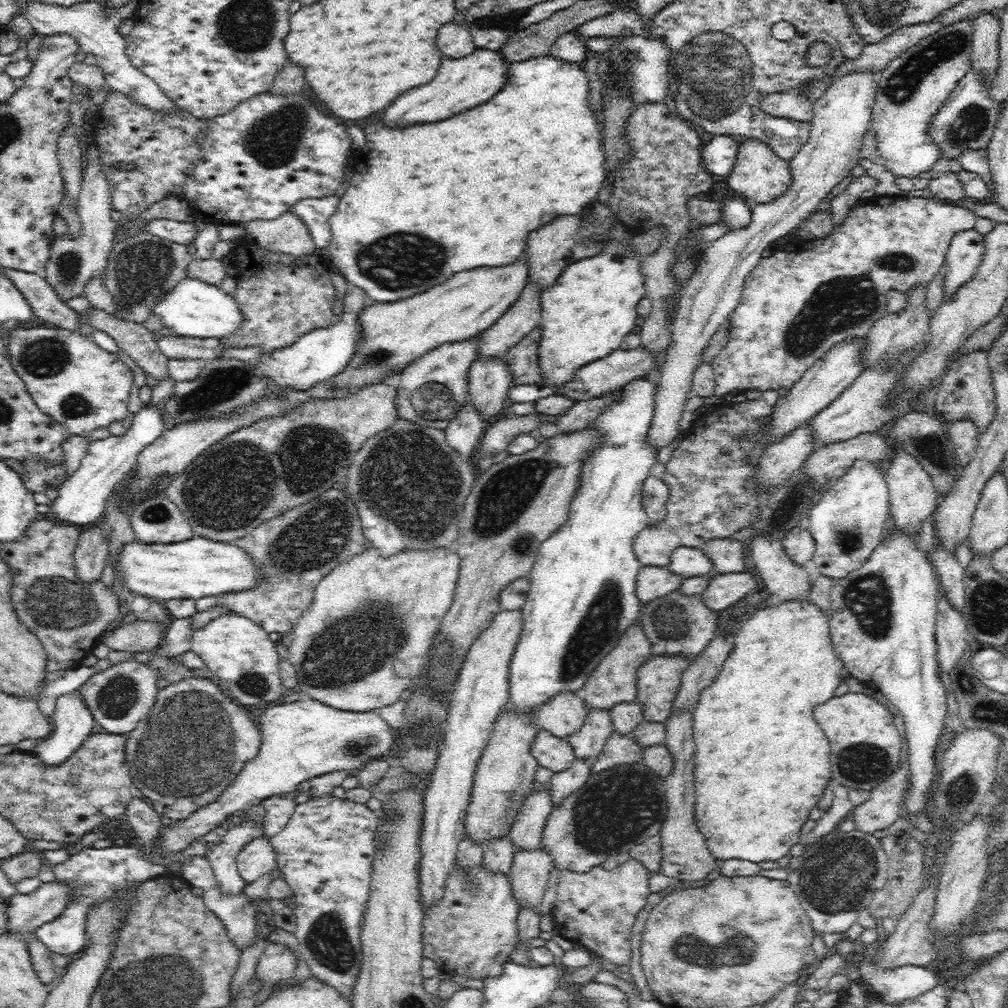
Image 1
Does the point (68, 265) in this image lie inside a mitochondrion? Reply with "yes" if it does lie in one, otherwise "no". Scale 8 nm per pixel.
yes

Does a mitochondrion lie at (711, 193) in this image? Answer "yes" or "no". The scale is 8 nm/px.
no

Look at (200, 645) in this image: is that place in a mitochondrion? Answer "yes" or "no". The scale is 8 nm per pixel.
no

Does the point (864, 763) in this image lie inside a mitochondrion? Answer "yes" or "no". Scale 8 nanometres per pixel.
yes

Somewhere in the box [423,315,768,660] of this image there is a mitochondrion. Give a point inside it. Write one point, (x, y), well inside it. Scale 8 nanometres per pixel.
(501, 502)

